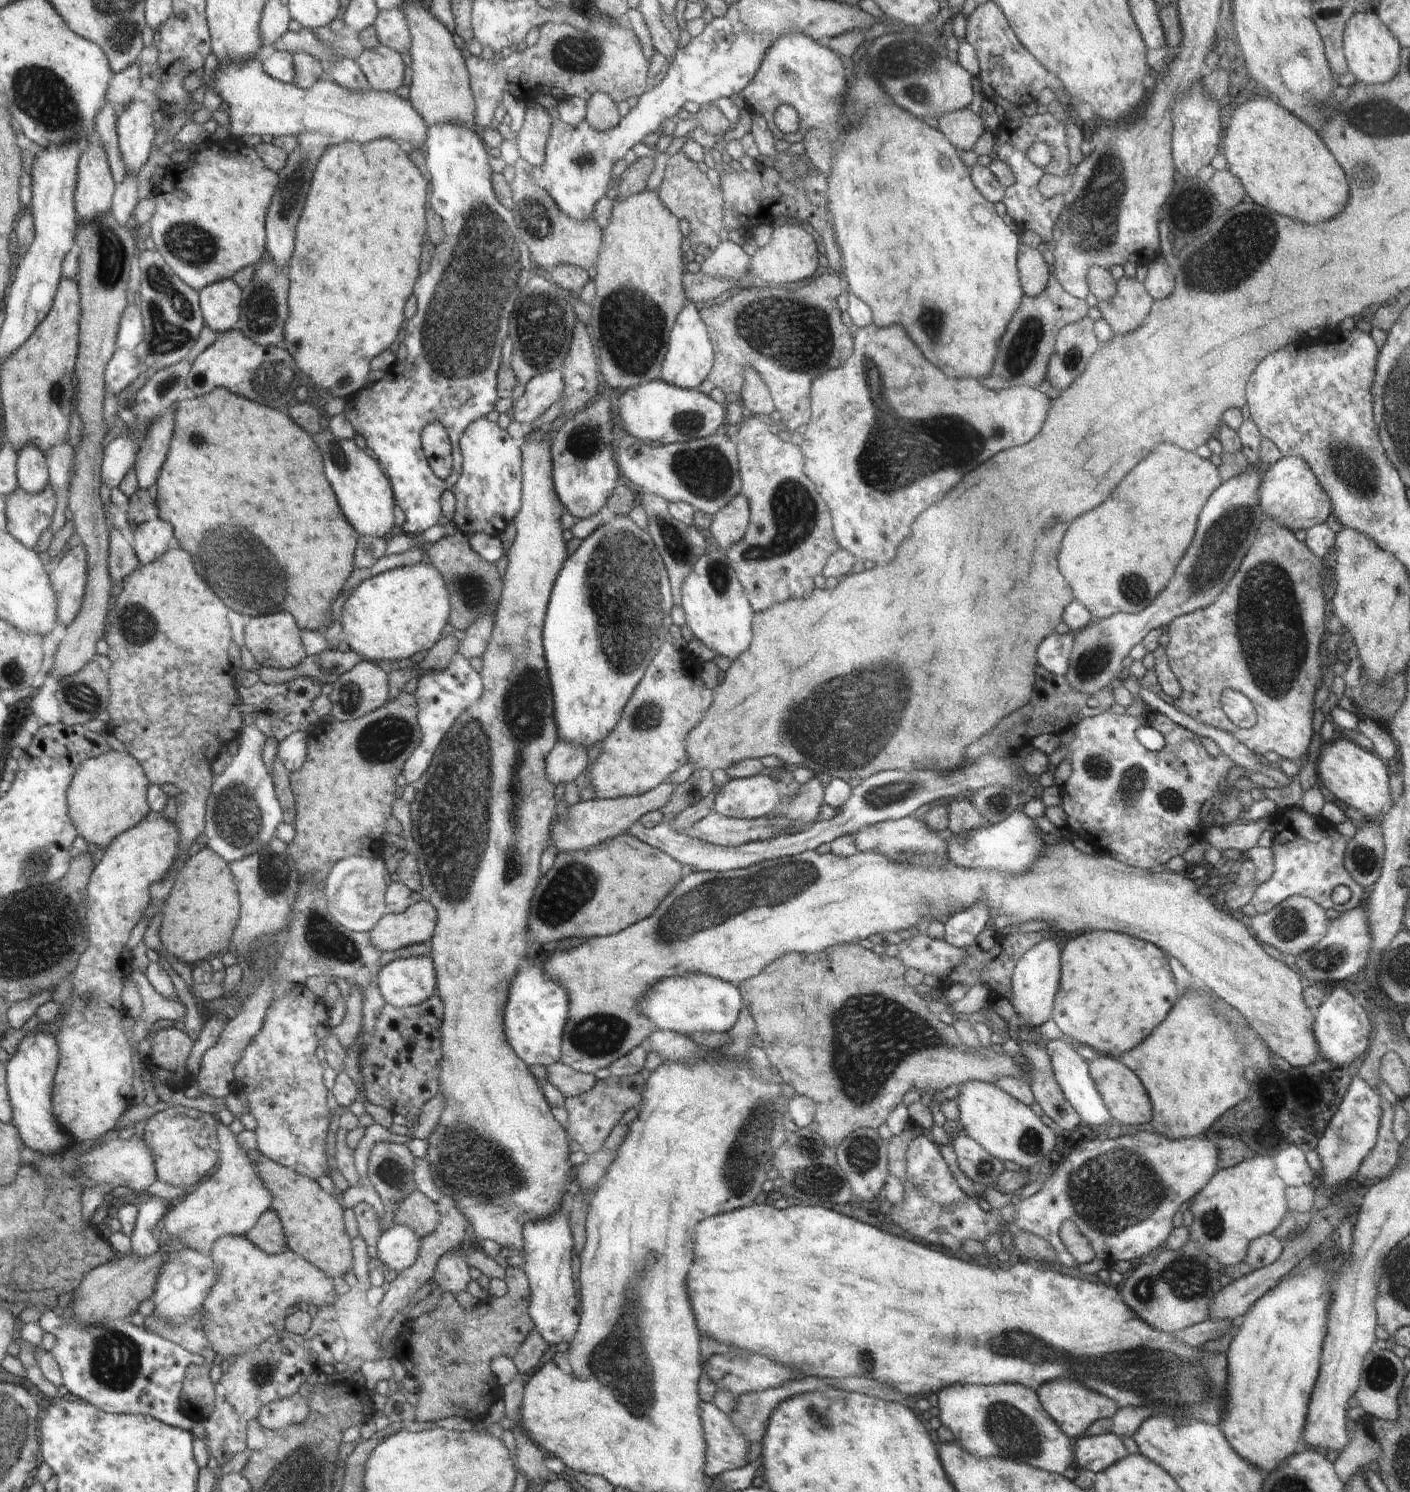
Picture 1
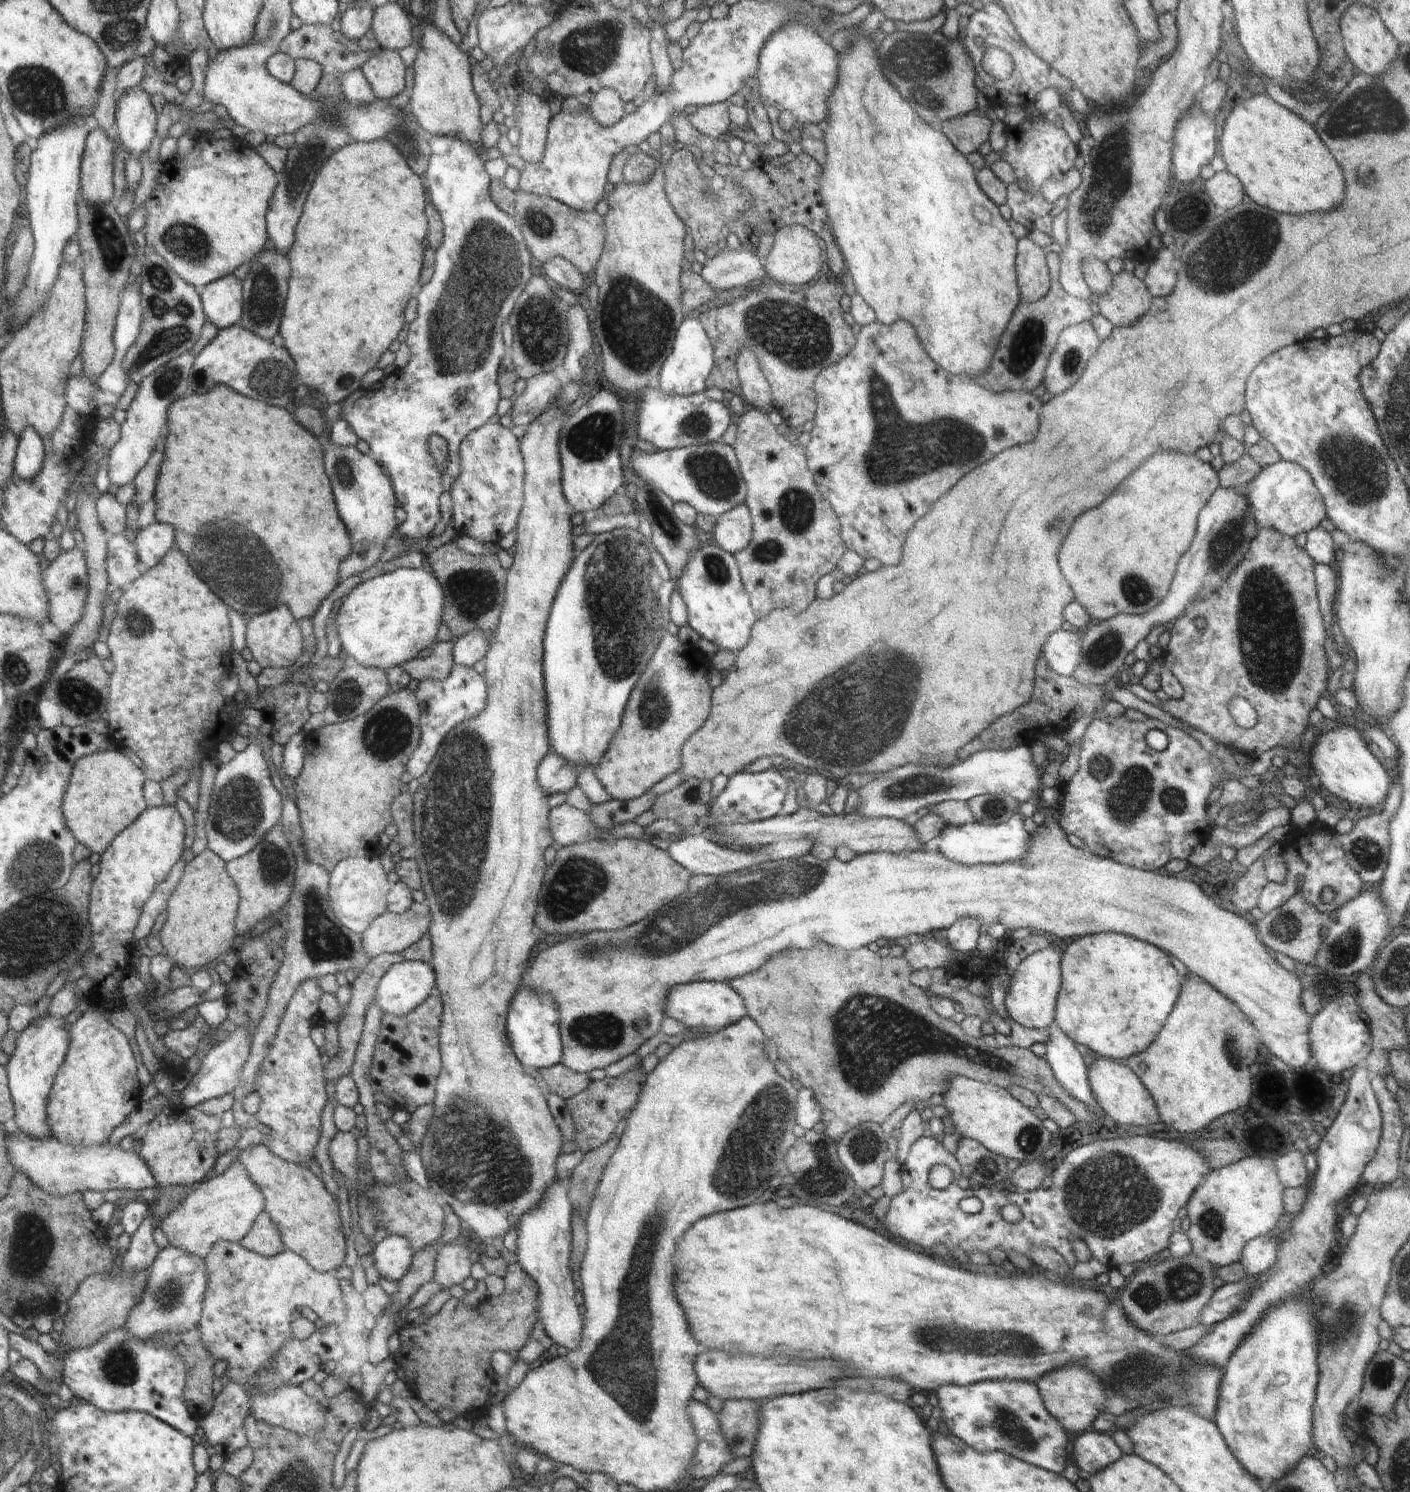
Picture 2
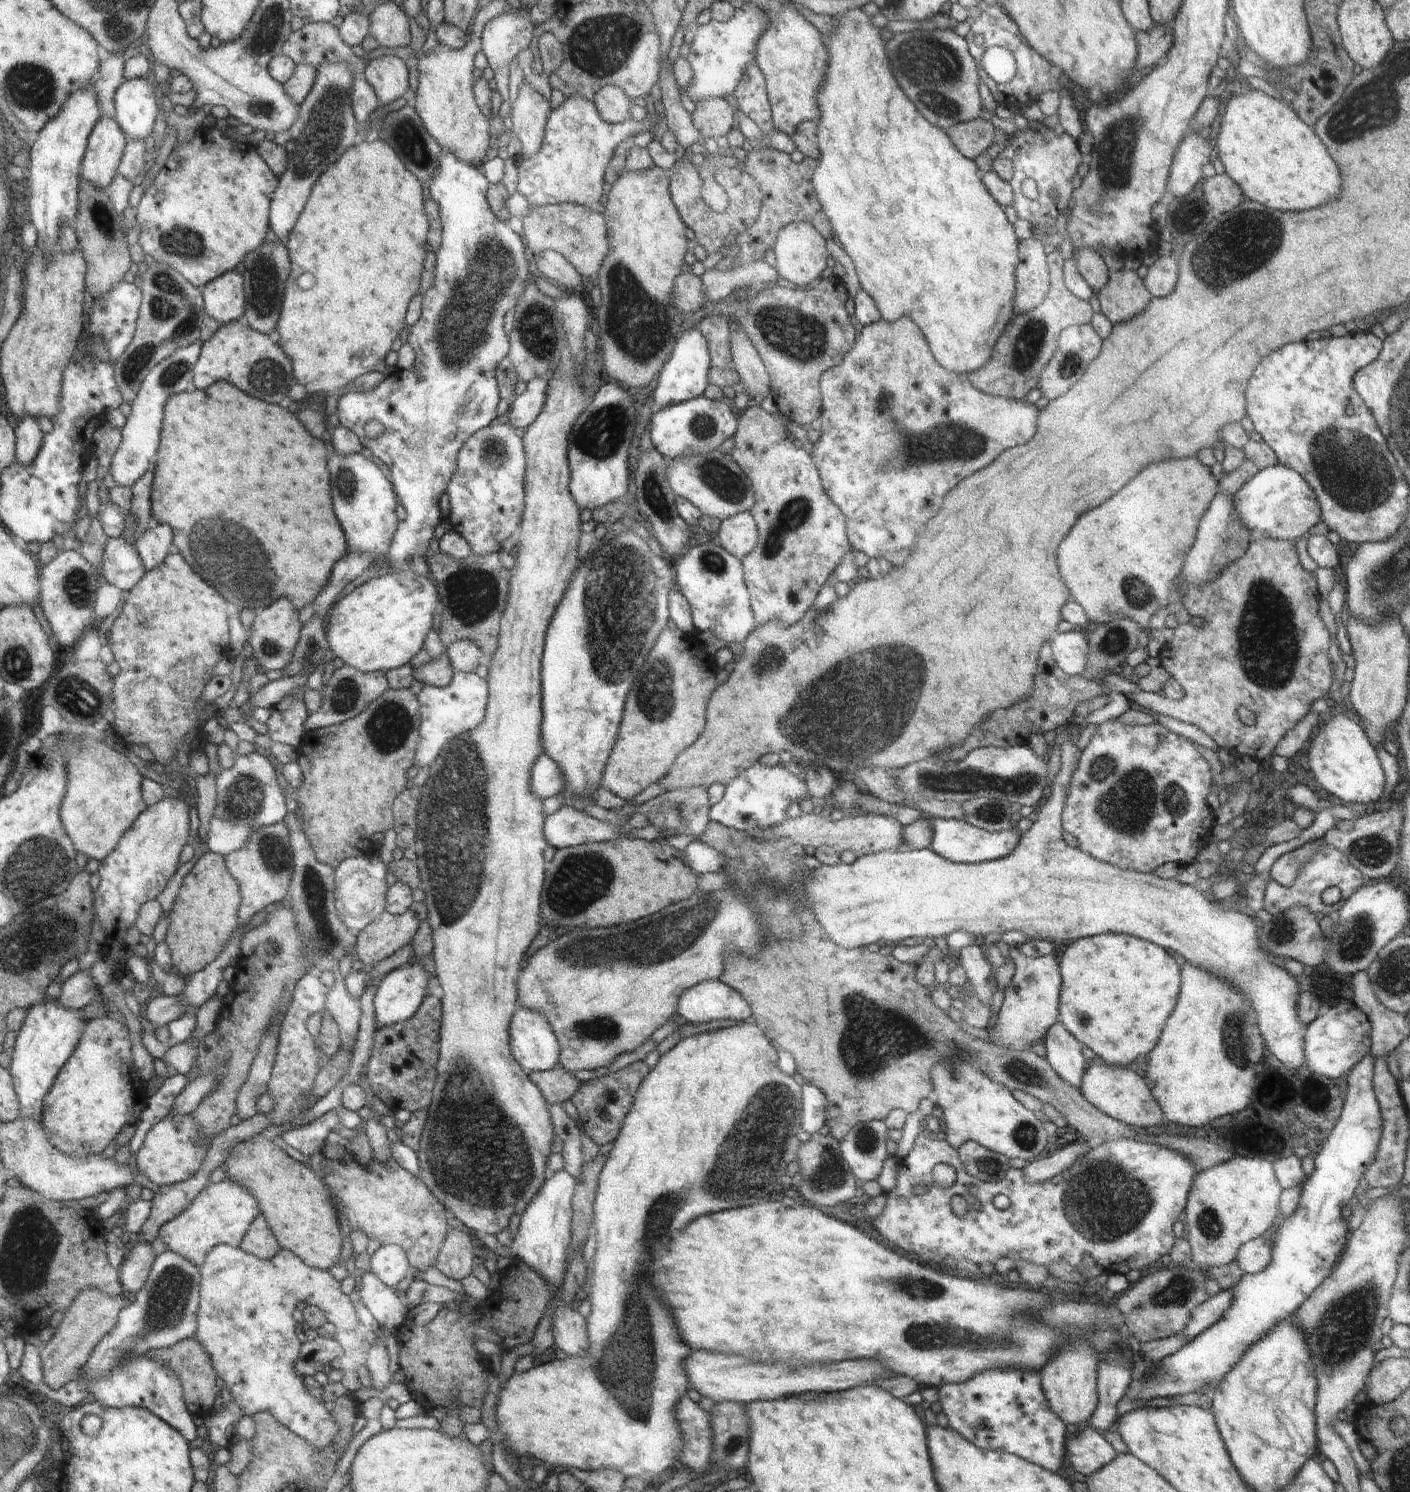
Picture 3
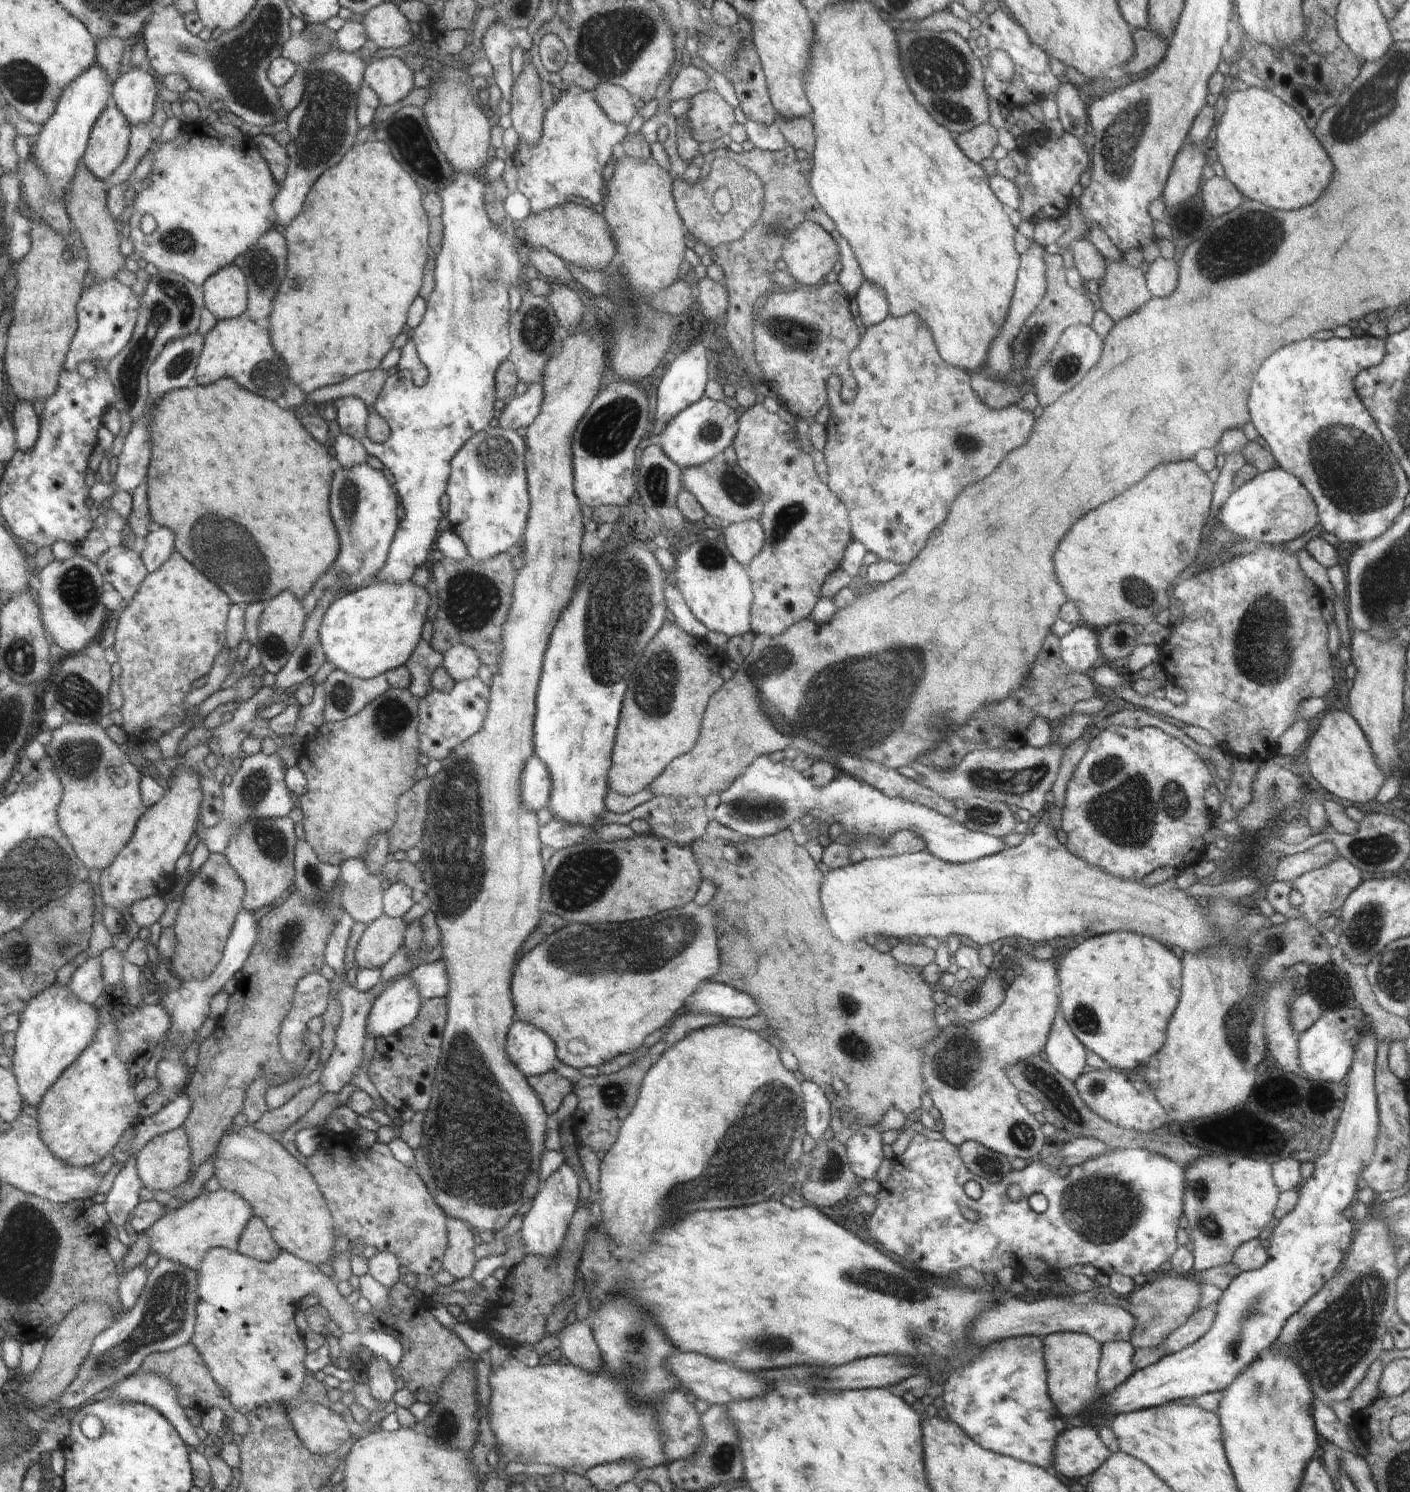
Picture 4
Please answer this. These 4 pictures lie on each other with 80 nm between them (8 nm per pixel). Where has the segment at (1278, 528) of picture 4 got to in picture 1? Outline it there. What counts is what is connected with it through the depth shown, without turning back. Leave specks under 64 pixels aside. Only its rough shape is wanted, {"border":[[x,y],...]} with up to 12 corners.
{"border":[[1282,457],[1263,472],[1259,505],[1292,532],[1326,523],[1329,496],[1309,464]]}

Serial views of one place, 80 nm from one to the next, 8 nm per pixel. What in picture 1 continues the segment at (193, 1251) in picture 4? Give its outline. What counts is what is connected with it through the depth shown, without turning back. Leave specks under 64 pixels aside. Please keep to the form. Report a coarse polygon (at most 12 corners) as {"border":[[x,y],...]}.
{"border":[[217,1118],[218,1170],[169,1208],[165,1239],[203,1255],[273,1196]]}

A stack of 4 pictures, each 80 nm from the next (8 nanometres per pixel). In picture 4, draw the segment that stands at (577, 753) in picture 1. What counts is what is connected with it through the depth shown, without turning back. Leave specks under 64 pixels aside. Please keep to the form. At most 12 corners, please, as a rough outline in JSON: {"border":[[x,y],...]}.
{"border":[[530,756],[521,776],[521,800],[530,812],[549,804],[552,778]]}

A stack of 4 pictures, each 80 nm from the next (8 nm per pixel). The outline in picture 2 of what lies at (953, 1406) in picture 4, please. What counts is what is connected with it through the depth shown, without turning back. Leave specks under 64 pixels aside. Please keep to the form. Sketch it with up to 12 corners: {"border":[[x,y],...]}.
{"border":[[1034,1381],[936,1392],[950,1433],[1063,1472],[1061,1421]]}

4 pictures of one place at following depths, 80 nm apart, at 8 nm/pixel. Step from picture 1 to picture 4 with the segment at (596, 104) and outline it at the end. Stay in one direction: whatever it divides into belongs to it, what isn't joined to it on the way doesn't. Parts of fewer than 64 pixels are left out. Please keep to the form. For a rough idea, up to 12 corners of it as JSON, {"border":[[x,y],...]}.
{"border":[[602,83],[594,98],[614,122],[628,124],[637,112],[631,94]]}

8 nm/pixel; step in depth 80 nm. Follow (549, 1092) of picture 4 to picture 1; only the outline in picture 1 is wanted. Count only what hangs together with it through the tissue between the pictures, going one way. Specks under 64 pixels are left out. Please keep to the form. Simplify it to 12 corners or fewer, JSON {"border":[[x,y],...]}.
{"border":[[562,1062],[547,1067],[547,1082],[563,1096],[589,1091],[597,1078]]}

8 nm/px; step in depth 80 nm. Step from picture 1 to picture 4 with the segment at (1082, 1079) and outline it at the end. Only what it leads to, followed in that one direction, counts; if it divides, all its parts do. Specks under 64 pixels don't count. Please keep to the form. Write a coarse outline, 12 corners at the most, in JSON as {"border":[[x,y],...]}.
{"border":[[1059,1004],[1047,1061],[1068,1080],[1088,1067],[1086,1050]]}

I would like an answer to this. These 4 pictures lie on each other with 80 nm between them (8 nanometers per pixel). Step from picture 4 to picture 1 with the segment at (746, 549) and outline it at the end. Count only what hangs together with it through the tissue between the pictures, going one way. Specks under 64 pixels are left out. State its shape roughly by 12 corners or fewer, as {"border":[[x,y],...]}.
{"border":[[738,494],[714,513],[711,540],[722,550],[744,538],[749,504]]}

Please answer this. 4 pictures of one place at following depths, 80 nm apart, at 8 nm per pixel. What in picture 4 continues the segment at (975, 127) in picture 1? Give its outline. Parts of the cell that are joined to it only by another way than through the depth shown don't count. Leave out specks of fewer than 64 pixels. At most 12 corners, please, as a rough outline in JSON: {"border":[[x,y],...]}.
{"border":[[976,125],[955,137],[962,152],[979,163],[999,144],[996,127]]}

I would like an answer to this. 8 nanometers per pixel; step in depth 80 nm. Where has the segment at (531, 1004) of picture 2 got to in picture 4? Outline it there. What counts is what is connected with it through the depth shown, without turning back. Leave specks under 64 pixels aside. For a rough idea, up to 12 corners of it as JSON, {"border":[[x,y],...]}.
{"border":[[513,1022],[505,1048],[526,1076],[554,1071],[555,1045],[530,1022]]}

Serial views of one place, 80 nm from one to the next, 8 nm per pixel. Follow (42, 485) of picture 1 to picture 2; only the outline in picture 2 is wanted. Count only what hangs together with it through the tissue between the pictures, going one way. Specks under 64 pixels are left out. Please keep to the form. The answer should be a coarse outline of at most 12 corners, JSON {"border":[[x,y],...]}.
{"border":[[36,427],[20,437],[16,472],[32,480],[47,454]]}

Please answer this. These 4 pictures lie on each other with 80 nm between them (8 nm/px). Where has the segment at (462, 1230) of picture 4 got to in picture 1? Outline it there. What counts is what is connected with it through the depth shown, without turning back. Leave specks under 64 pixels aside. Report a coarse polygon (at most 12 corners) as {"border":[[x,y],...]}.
{"border":[[458,1249],[445,1252],[433,1280],[453,1296],[466,1290],[470,1266]]}

